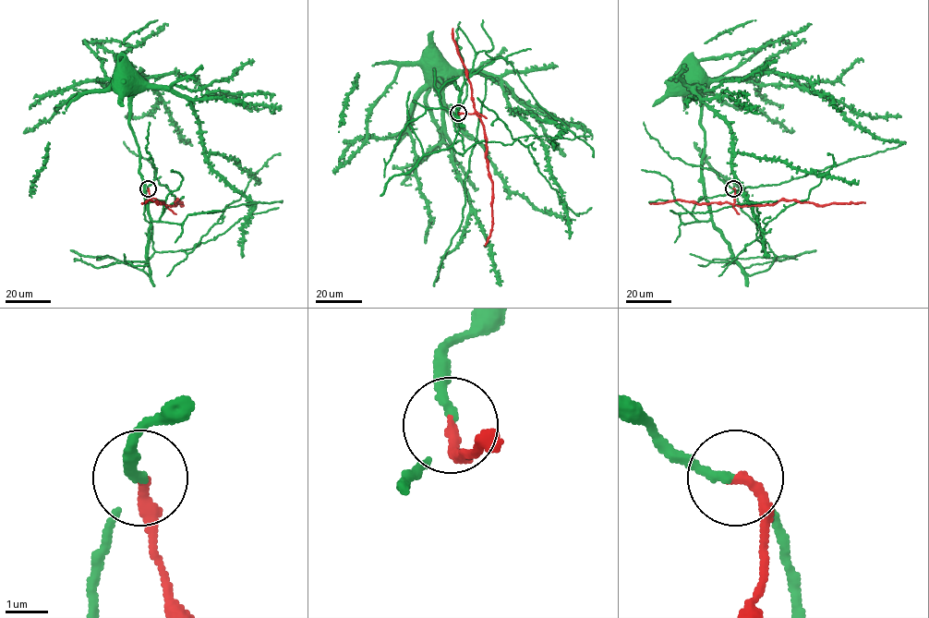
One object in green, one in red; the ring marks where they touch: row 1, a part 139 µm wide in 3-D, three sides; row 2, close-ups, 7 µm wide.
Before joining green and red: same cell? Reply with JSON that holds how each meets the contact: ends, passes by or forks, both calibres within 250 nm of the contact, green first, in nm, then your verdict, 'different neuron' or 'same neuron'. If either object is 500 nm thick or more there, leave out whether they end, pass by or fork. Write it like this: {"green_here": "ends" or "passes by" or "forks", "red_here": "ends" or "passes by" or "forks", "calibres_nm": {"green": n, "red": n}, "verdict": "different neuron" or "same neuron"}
{"green_here": "passes by", "red_here": "ends", "calibres_nm": {"green": 140, "red": 240}, "verdict": "different neuron"}

